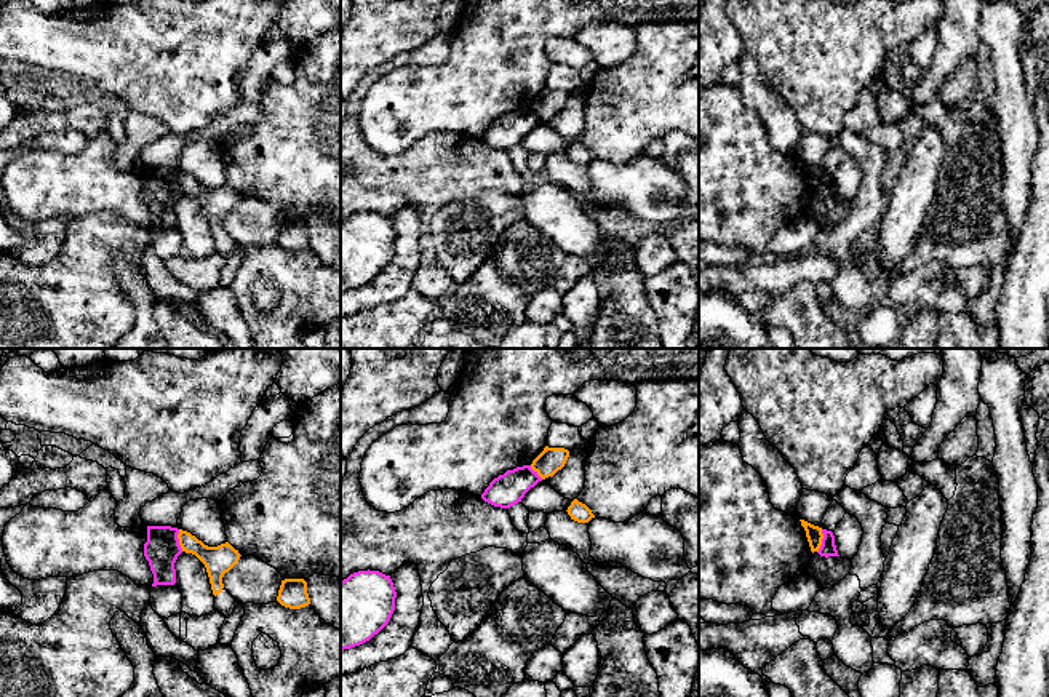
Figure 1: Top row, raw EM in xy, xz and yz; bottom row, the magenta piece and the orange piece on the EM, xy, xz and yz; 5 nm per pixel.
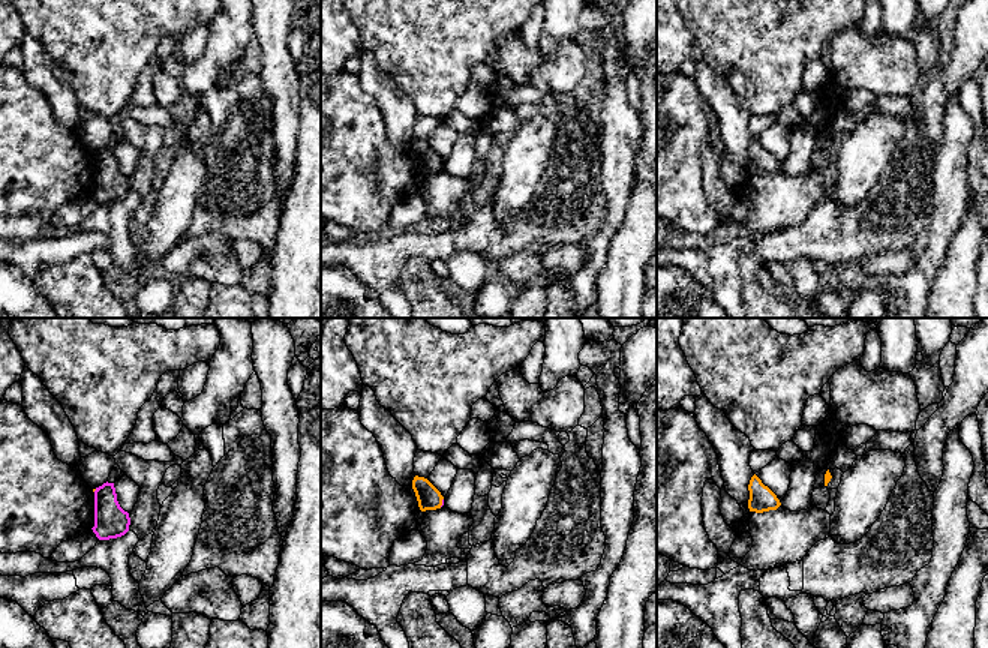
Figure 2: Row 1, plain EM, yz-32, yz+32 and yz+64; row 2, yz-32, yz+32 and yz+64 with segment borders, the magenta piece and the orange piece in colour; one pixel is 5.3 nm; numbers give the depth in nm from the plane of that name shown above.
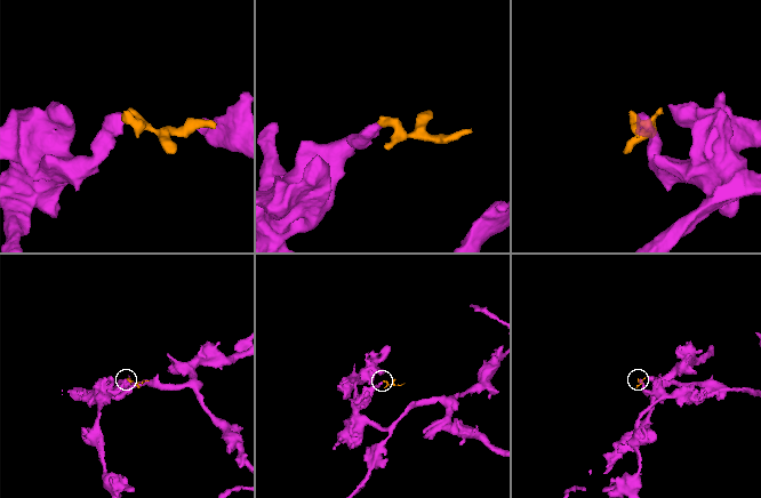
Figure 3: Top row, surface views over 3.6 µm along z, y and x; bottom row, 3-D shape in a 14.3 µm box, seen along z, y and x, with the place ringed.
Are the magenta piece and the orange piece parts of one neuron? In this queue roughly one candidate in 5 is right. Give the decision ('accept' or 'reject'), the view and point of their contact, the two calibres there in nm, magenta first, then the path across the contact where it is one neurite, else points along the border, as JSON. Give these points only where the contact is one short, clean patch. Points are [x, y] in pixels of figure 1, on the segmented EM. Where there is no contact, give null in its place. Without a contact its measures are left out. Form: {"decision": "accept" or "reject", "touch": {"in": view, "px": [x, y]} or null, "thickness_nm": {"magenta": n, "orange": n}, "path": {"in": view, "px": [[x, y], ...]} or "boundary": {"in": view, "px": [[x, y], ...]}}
{"decision": "reject", "touch": {"in": "yz", "px": [822, 541]}, "thickness_nm": {"magenta": 80, "orange": 80}, "boundary": {"in": "yz", "px": [[822, 529], [822, 544], [817, 552]]}}

